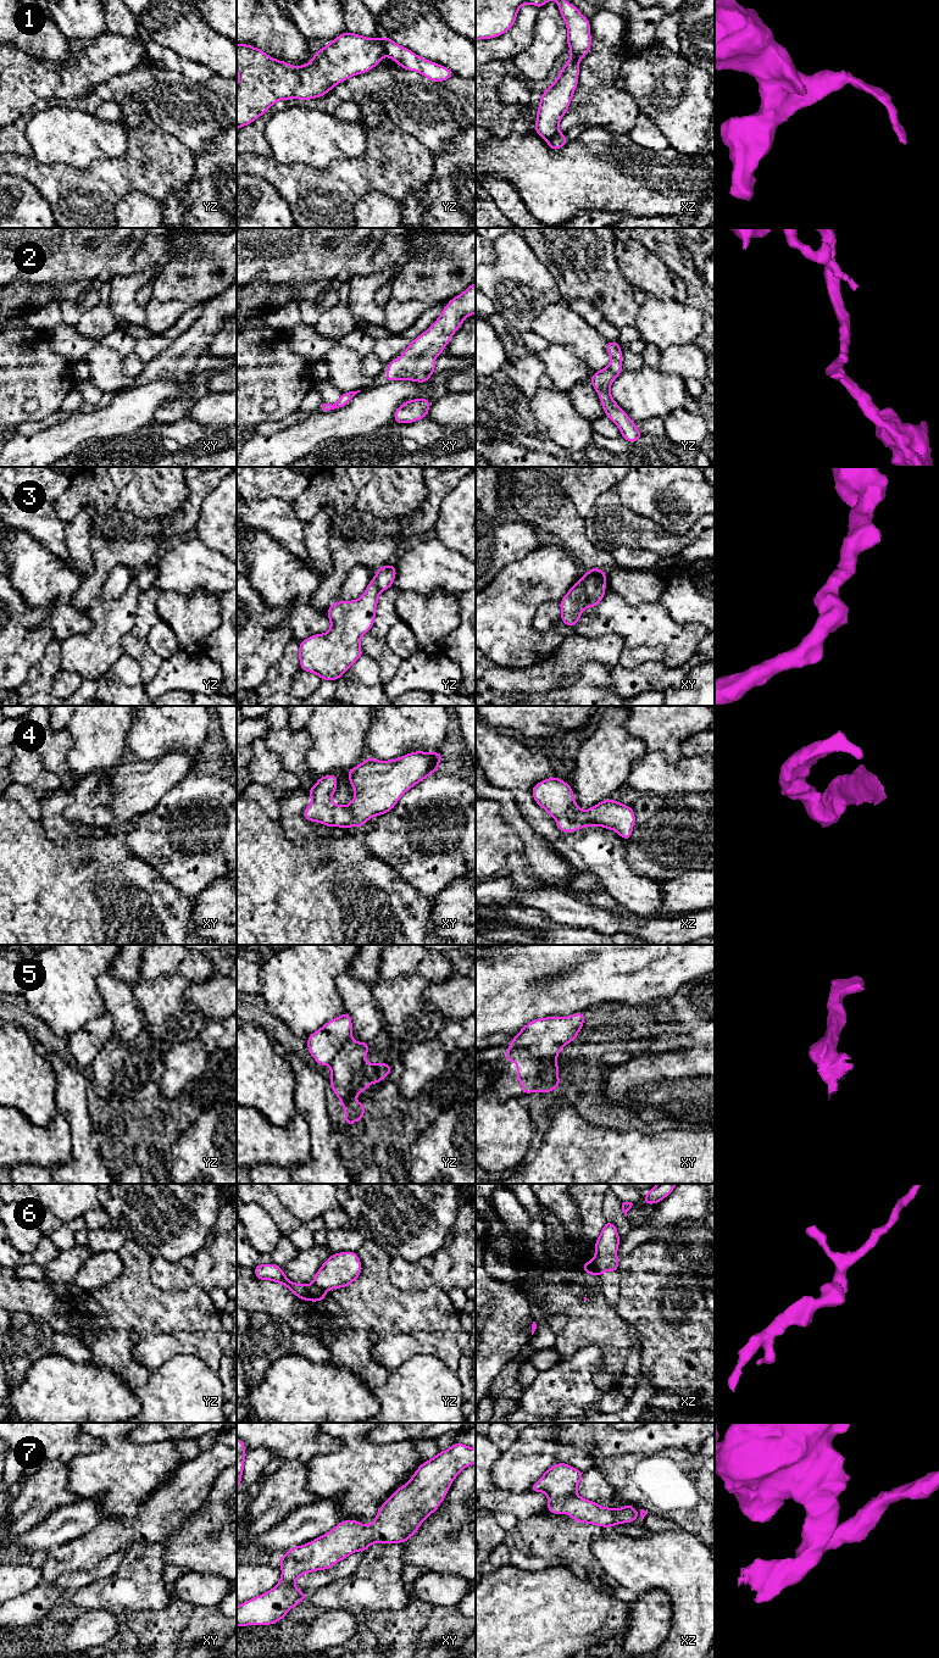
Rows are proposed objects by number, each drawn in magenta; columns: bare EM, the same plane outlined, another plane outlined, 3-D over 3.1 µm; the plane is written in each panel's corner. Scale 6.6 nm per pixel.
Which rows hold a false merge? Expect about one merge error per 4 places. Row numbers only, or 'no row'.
1, 5, 6

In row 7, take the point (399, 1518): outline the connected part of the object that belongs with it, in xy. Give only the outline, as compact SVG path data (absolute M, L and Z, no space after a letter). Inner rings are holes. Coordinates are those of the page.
M456 1442L449 1450L440 1451L432 1459L422 1463L410 1481L400 1486L380 1506L371 1525L363 1525L359 1520L343 1520L313 1541L290 1548L279 1558L282 1569L279 1582L270 1591L237 1607L237 1626L272 1625L282 1620L293 1607L309 1597L295 1587L295 1580L304 1574L327 1570L357 1551L365 1552L372 1543L405 1543L417 1532L424 1519L439 1508L461 1470L474 1463L476 1448Z

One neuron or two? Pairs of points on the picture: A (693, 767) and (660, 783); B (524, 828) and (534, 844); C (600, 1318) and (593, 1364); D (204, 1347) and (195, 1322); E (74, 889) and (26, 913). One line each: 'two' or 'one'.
A: one
B: one
C: two
D: two
E: one

